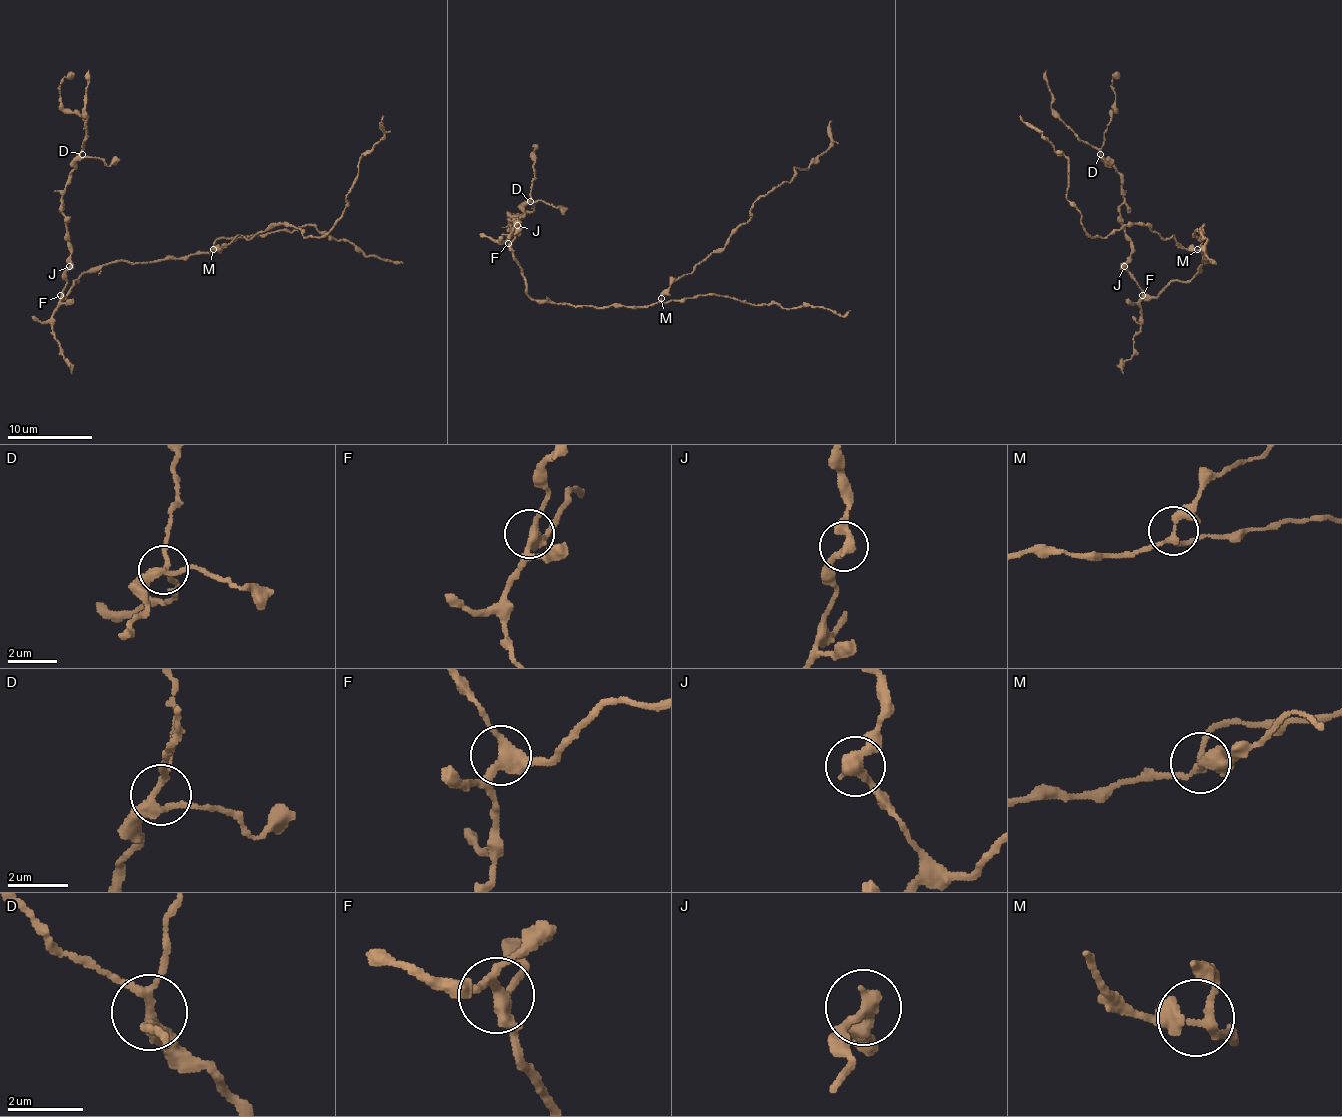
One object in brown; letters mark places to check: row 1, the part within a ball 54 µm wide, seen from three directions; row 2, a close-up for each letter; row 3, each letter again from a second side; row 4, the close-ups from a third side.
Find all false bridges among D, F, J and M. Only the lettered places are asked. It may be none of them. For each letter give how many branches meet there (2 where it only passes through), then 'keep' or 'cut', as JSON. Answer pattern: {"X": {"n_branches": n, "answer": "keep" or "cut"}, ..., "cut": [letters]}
{"D": {"n_branches": 4, "answer": "keep"}, "F": {"n_branches": 4, "answer": "keep"}, "J": {"n_branches": 2, "answer": "keep"}, "M": {"n_branches": 4, "answer": "keep"}, "cut": []}

